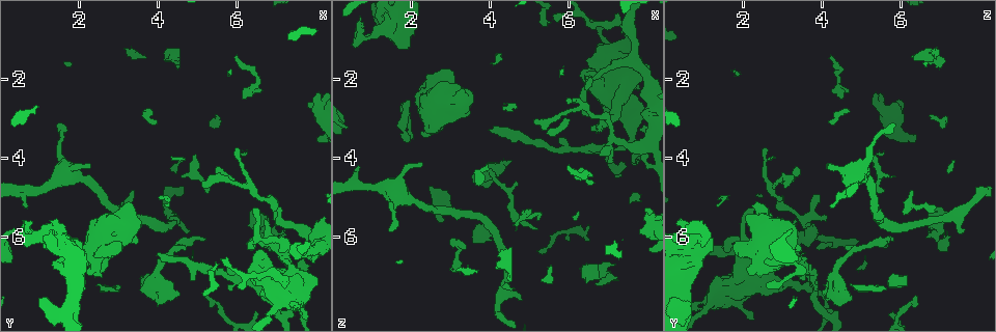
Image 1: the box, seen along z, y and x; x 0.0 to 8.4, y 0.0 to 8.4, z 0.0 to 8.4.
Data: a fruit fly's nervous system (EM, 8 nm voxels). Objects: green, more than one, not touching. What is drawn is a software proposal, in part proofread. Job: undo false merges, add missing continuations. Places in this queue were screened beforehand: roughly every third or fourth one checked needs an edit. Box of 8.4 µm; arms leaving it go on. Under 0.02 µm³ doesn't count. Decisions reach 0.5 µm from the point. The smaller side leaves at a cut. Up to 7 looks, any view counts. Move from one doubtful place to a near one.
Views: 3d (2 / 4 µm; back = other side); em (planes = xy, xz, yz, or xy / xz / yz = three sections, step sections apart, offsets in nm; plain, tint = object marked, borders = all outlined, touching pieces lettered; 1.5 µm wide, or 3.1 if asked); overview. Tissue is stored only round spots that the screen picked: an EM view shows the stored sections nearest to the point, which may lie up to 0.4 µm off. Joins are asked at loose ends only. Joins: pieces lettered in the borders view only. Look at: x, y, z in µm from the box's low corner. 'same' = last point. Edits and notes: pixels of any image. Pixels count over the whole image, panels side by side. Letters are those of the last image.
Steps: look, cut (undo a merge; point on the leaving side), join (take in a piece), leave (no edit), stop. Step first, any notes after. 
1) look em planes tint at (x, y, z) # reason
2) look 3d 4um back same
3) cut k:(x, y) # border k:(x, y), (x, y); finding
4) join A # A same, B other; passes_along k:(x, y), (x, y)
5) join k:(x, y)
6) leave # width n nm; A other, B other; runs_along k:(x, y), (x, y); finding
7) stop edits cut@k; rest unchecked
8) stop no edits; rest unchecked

look 3d 2um at (7.55, 7.20, 3.35) # calibre changes

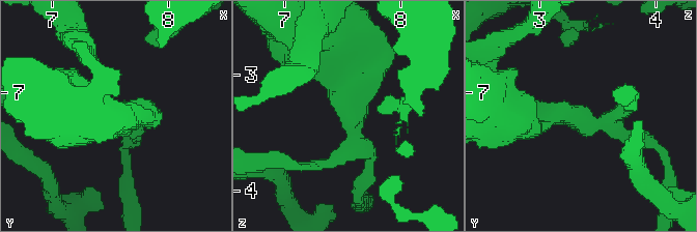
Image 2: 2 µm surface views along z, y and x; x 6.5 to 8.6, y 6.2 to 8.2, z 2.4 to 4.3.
look em planes borders at (7.56, 7.22, 3.34) # arms 3

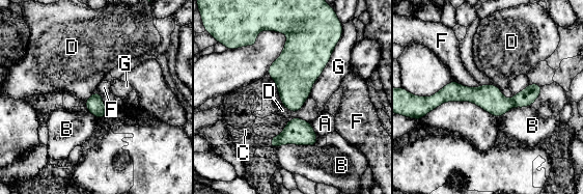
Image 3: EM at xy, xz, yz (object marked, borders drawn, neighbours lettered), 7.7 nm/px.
cut 3:(527, 96) # A other, B other, C other, D other, F other, G other; border 3:(509, 100), (514, 105); a second neuron is stuck on

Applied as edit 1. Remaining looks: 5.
look overview

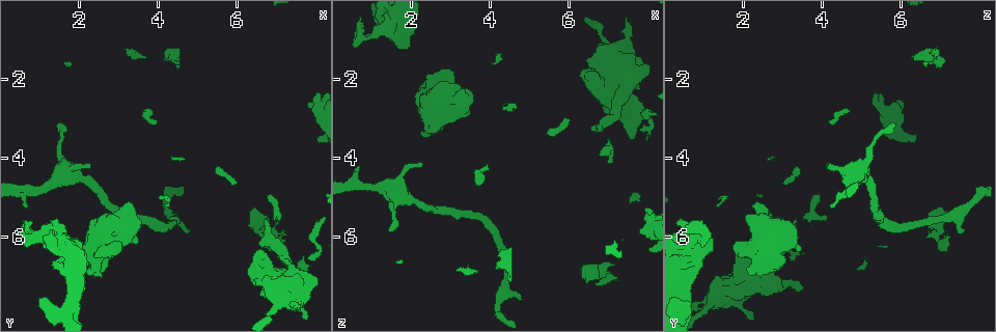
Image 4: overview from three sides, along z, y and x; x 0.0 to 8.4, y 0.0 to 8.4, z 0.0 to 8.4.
look em planes borders at (2.30, 4.25, 4.15) # tapers out

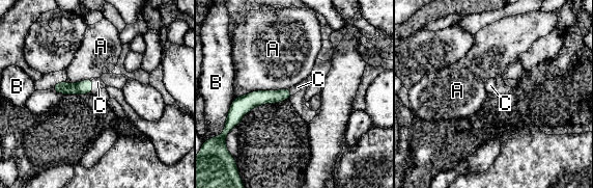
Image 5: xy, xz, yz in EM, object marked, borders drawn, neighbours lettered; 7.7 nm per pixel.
join C # A other, B other, C same; passes_along 5:(84, 87), (92, 86), (97, 82); the neuron continues

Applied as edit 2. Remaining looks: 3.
look overview # redraw

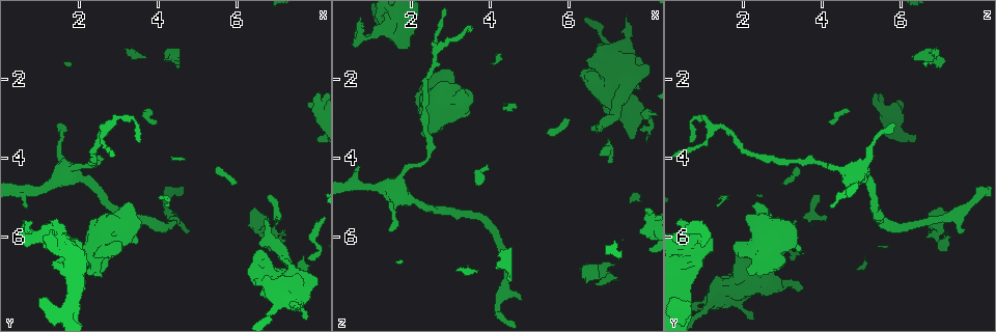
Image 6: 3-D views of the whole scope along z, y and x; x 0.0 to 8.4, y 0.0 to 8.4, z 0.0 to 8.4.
look 3d 2um at (1.80, 6.05, 1.25) # branch stops here

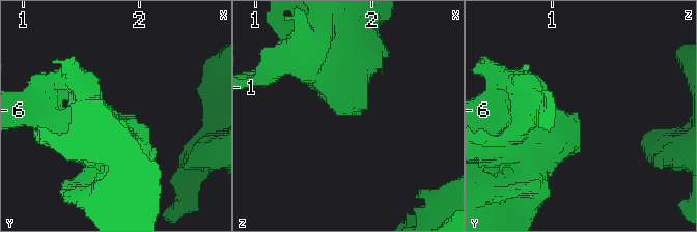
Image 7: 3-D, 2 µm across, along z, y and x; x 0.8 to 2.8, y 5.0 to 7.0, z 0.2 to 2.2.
look em planes borders at (1.86, 6.06, 1.24)

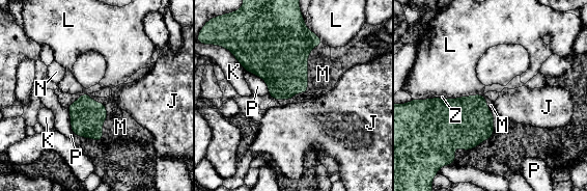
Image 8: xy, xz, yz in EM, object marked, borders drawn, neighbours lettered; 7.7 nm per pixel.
join M # J other, K other, L other, M same, N other, P other, Z other; passes_along 8:(280, 56), (307, 74), (323, 74); the neuron continues

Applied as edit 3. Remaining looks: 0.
stop edits cut@3, join@5, join@8; rest unchecked

